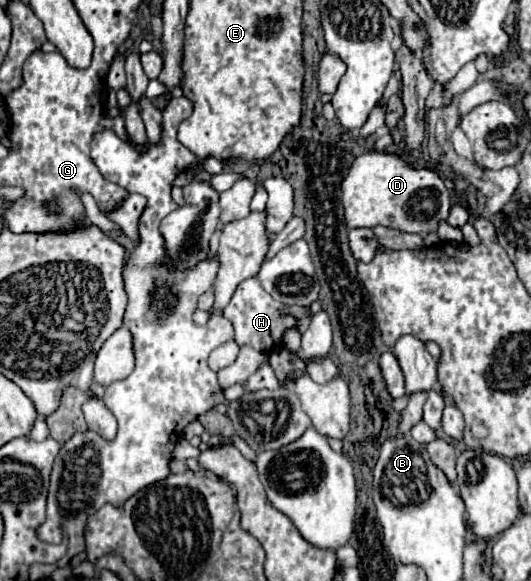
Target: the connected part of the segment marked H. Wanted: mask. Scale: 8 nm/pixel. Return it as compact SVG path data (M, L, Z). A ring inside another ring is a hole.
M255 277L243 281L237 287L237 291L231 297L229 305L225 307L223 315L233 323L237 345L251 345L253 349L263 351L263 353L275 351L281 345L283 333L289 327L297 325L299 331L305 331L309 321L311 321L309 309L301 309L301 307L293 307L293 305L281 305L279 301L269 297L269 293L265 293L265 289L261 289L261 283Z

